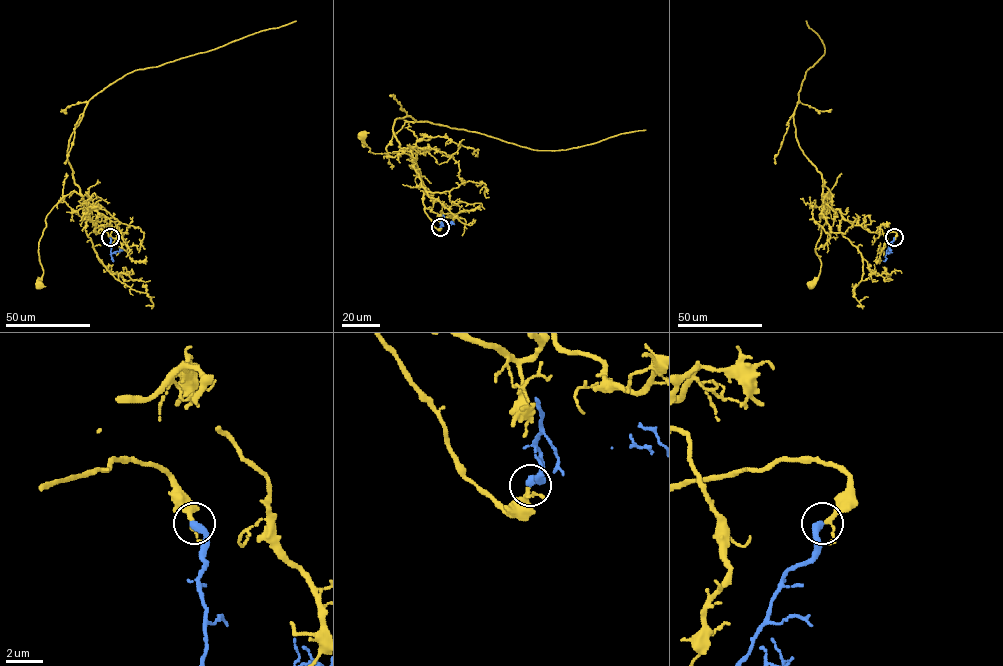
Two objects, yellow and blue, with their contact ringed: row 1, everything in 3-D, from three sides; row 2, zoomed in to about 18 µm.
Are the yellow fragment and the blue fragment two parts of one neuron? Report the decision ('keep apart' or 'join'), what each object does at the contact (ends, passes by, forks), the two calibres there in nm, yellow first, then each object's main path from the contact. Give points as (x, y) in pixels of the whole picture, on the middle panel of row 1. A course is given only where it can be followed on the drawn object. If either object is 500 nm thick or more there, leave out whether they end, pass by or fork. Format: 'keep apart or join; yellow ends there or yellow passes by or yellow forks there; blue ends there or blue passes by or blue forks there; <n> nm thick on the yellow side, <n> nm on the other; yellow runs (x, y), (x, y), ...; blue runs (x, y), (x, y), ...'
join; yellow passes by; blue ends there; 190 nm thick on the yellow side, 440 nm on the other; yellow runs (440, 227), (424, 211), (424, 183), (411, 149), (374, 153), (361, 140), (362, 144), (366, 145), (362, 135); blue runs (440, 227), (441, 218), (448, 223), (453, 222), (451, 221)

